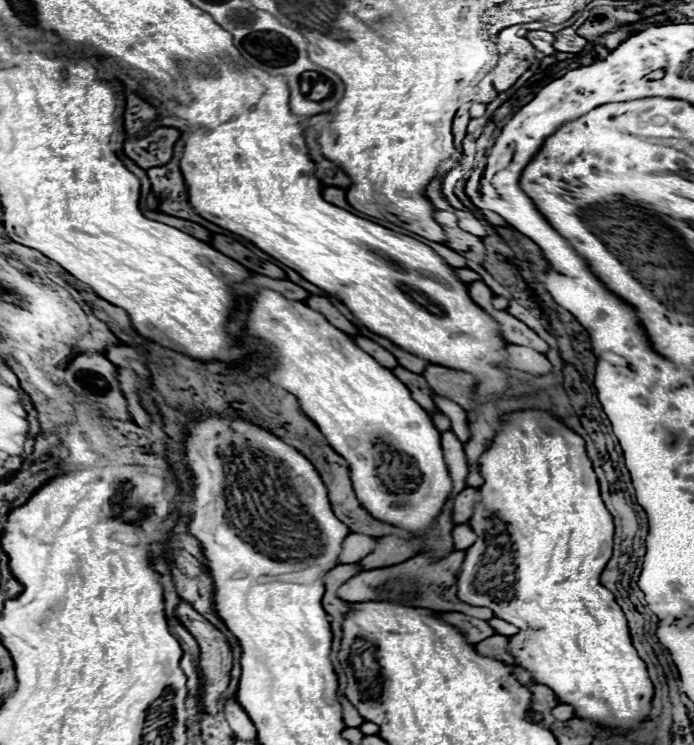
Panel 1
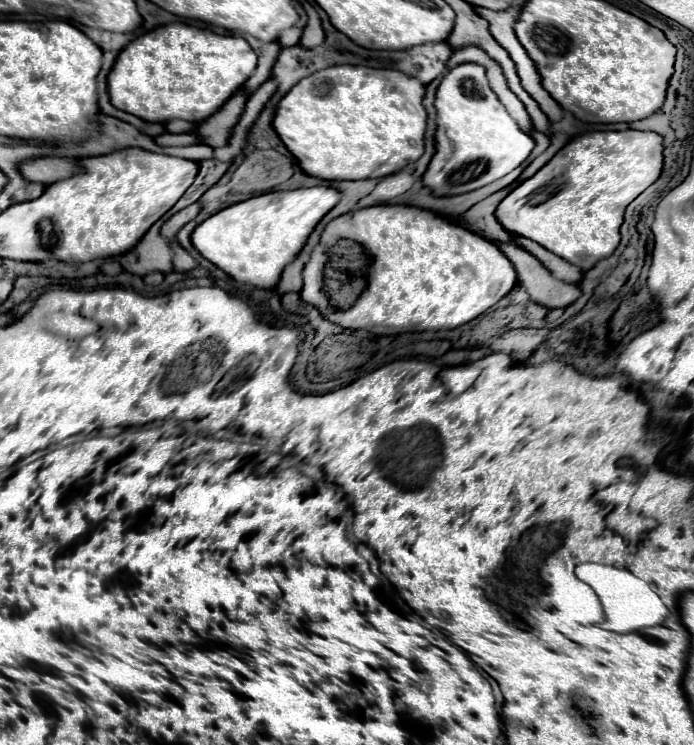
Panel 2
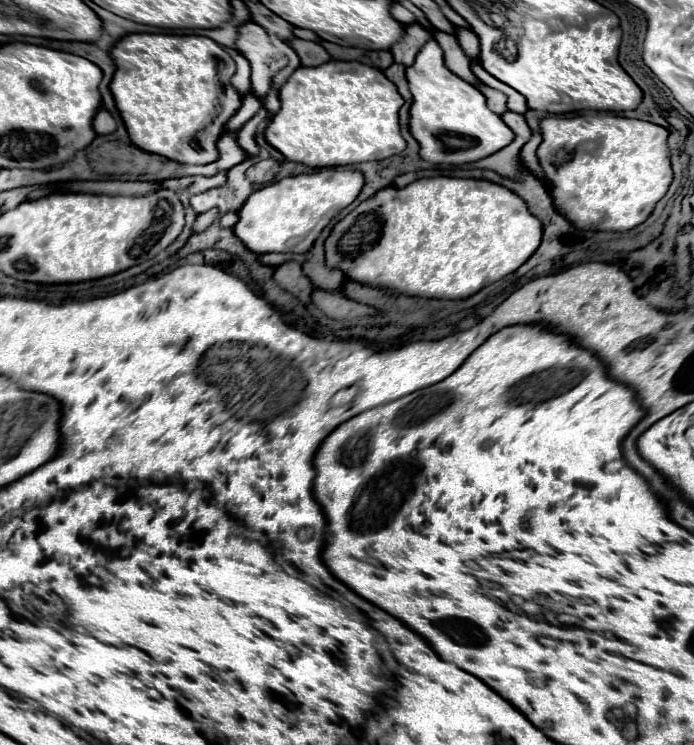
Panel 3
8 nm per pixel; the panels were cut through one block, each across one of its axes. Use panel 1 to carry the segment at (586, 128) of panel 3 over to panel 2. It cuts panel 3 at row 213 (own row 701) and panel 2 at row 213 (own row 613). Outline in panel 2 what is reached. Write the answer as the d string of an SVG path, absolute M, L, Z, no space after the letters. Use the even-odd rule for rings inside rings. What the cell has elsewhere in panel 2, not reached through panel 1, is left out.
M622 130L574 136L544 168L498 204L496 220L508 232L538 242L586 272L618 248L624 208L660 176L662 152L662 136L656 132ZM536 192L550 192L550 196L536 204Z

